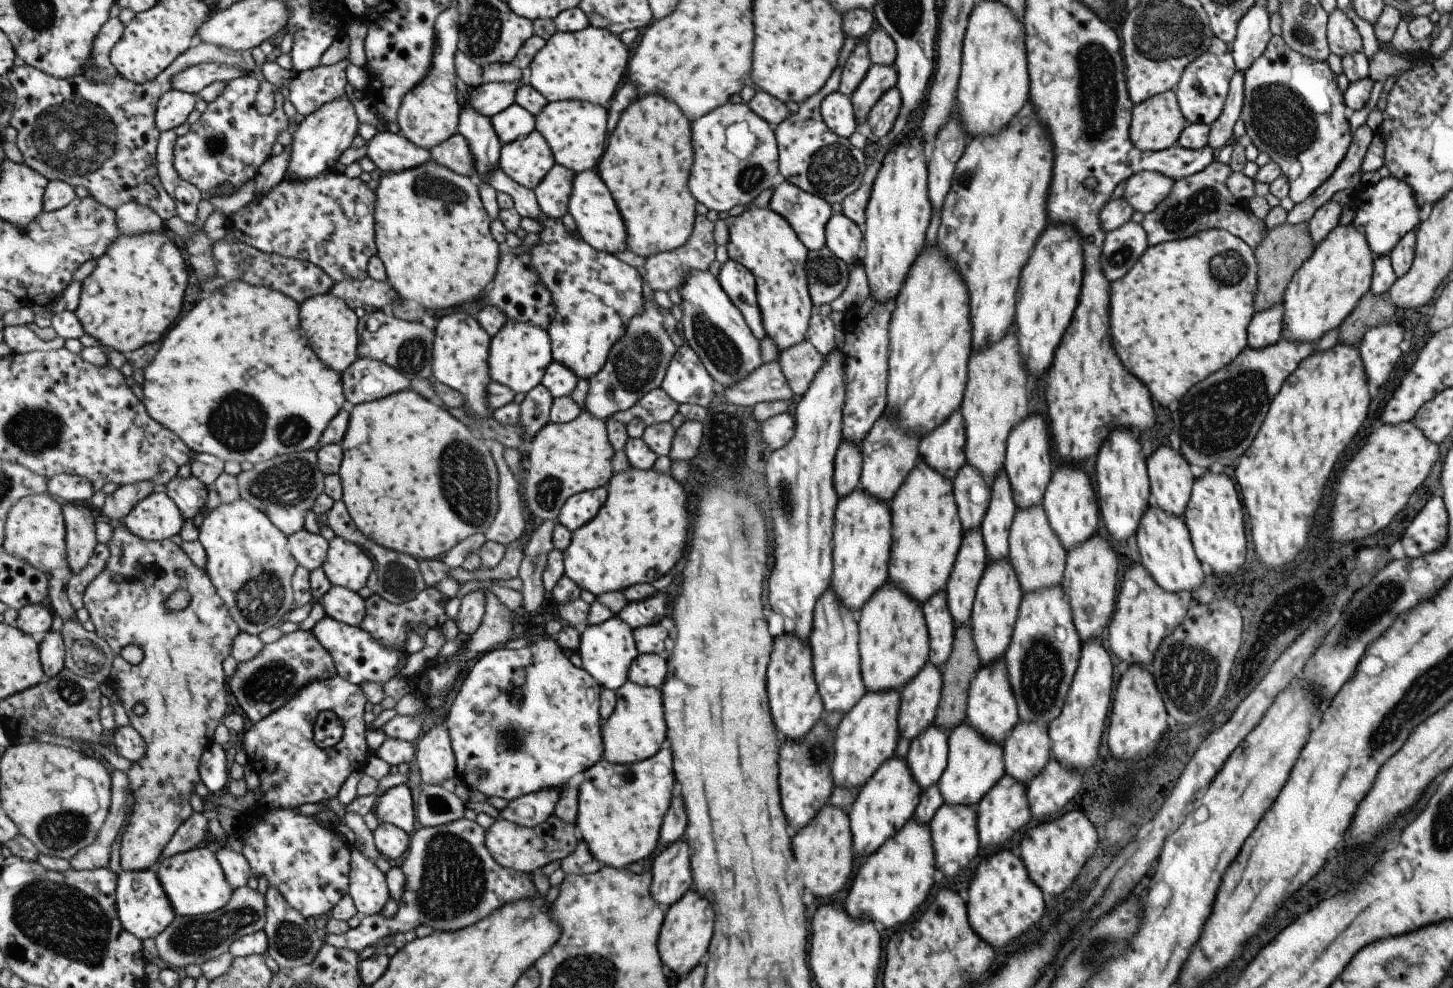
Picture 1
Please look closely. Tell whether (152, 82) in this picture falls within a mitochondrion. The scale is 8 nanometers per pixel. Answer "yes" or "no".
no

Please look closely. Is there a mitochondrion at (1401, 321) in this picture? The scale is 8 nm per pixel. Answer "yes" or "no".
no

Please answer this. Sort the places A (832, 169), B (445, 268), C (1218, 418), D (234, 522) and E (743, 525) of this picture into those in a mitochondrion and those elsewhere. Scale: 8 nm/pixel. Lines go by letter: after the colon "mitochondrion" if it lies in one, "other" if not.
A: mitochondrion
B: other
C: mitochondrion
D: other
E: mitochondrion

